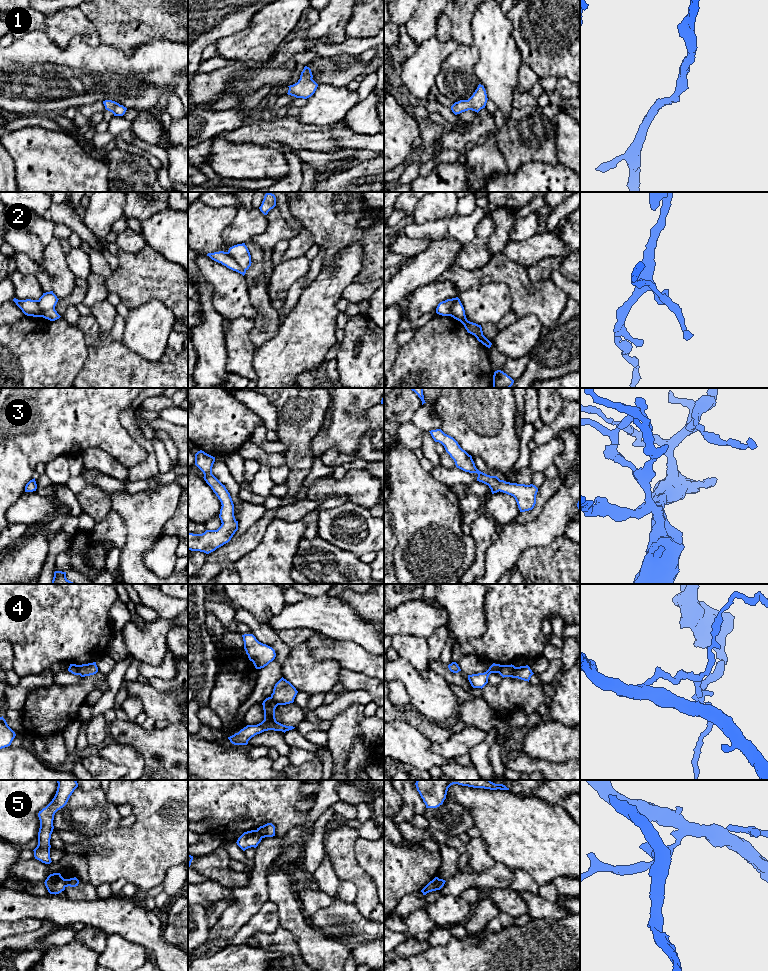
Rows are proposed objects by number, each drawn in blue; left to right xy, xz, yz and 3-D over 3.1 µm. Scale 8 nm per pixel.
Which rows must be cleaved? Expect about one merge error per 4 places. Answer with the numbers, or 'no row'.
2, 4, 5

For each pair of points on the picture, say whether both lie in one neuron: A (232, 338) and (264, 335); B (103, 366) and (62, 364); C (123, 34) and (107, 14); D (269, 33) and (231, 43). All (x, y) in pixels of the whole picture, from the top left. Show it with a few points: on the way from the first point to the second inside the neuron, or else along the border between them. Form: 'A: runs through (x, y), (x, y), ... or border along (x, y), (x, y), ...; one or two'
A: border along (253, 320), (254, 327), (249, 339), (256, 348); two
B: border along (86, 342), (87, 358), (82, 369), (75, 377); two
C: runs through (122, 29), (112, 19); one
D: runs through (260, 40), (253, 43), (240, 43); one

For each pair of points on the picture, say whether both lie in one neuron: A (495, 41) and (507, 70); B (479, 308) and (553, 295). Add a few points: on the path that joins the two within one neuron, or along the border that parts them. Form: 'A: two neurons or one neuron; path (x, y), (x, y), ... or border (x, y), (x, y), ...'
A: one neuron; path (496, 48), (498, 57), (504, 63)
B: two neurons; border (500, 281), (507, 287), (512, 308)

